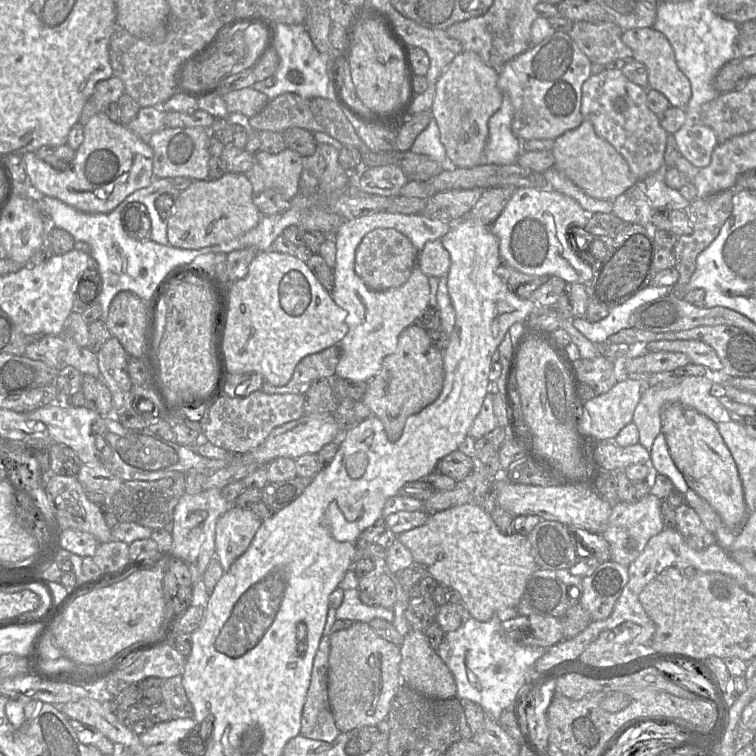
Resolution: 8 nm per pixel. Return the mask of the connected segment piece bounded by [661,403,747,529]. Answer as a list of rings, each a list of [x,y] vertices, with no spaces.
[[[677,403],[663,408],[661,423],[671,458],[688,487],[714,508],[727,527],[739,529],[747,517],[742,482],[716,424],[695,409]]]

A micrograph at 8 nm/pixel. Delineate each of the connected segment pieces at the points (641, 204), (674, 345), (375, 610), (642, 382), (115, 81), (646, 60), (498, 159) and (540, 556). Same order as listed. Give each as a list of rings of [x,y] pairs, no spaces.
[[[636,182],[612,201],[612,214],[626,222],[651,226],[652,206],[642,182]]]
[[[698,340],[654,341],[645,346],[645,352],[680,352],[687,355],[692,363],[707,367],[711,371],[722,370],[722,363],[715,350]]]
[[[357,588],[344,591],[343,601],[336,610],[337,620],[369,623],[375,618],[384,619],[392,623],[394,620],[394,611],[393,609],[381,606],[368,606],[363,604],[360,601],[359,590]]]
[[[647,377],[628,378],[618,381],[607,393],[590,400],[583,400],[584,409],[589,415],[591,433],[597,440],[615,440],[619,432],[633,420],[635,408],[647,385]]]
[[[116,76],[98,82],[93,94],[82,109],[79,122],[85,125],[91,117],[102,112],[103,108],[109,103],[118,102],[123,94],[125,94],[124,84]]]
[[[653,27],[633,28],[623,31],[622,41],[632,50],[632,58],[646,66],[648,87],[663,94],[670,106],[685,109],[691,98],[690,82],[678,68],[673,48],[665,35]]]
[[[502,95],[499,110],[488,121],[488,138],[484,149],[485,164],[510,165],[521,154],[521,141],[511,129],[513,108],[510,98]]]
[[[541,520],[528,539],[538,569],[569,570],[580,561],[573,535],[560,522]]]

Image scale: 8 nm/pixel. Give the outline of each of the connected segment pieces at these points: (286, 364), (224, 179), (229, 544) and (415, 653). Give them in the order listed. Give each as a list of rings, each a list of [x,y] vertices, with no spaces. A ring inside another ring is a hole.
[[[272,249],[252,259],[245,277],[228,283],[225,304],[223,354],[227,377],[256,372],[265,382],[284,386],[304,357],[339,345],[348,332],[347,312],[333,301],[306,262]]]
[[[227,172],[216,180],[193,180],[184,190],[178,193],[173,205],[173,212],[167,219],[167,239],[176,248],[200,249],[237,238],[256,227],[260,212],[254,204],[253,187],[244,173]]]
[[[231,505],[217,521],[215,529],[215,558],[224,572],[246,552],[262,520],[251,509]]]
[[[410,630],[399,646],[401,653],[400,675],[401,682],[414,689],[435,698],[456,698],[457,687],[454,677],[439,657],[437,651],[432,649],[424,632]]]

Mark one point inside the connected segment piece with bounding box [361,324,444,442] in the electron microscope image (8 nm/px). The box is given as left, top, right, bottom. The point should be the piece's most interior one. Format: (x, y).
(411, 378)

